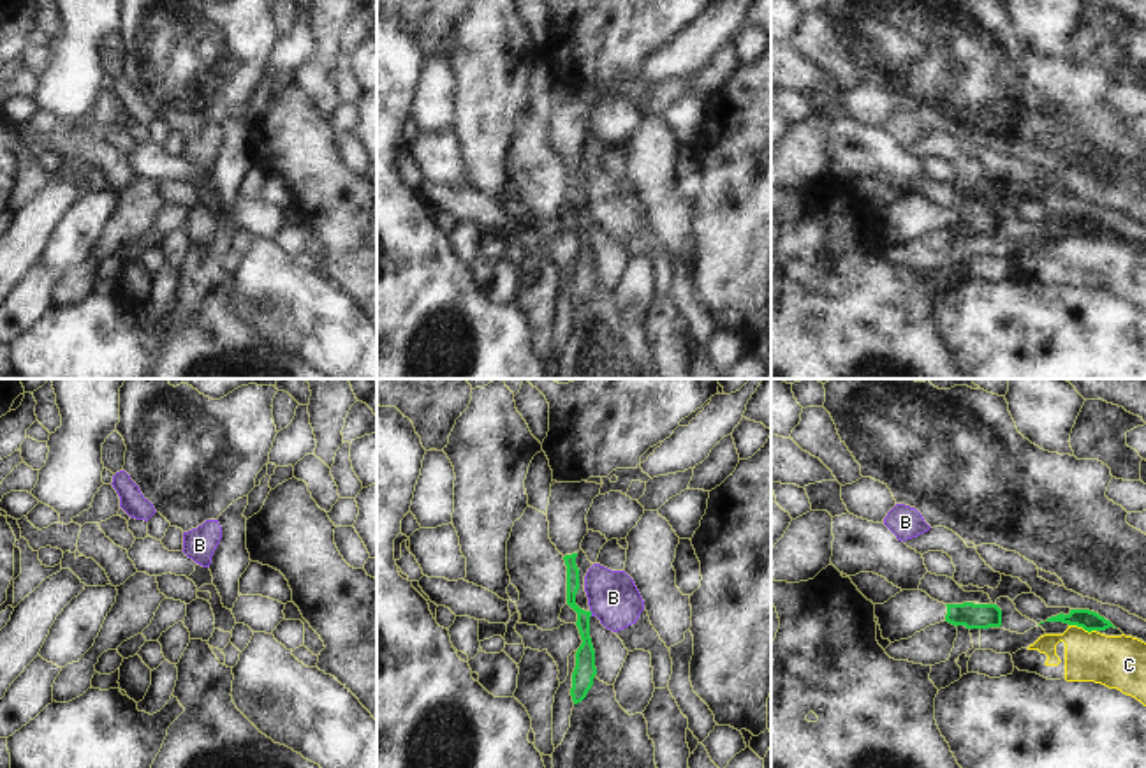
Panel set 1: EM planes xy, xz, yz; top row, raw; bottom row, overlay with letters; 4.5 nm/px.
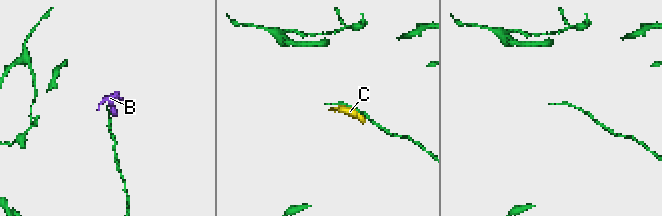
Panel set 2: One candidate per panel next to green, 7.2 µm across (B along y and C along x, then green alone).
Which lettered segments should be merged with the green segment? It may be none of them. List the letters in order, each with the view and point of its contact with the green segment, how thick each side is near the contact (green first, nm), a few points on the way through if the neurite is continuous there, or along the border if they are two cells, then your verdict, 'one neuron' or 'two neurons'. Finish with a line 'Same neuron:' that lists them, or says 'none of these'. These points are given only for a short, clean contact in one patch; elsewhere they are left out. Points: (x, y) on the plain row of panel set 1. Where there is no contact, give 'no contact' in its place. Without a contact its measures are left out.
B: contact xz (590, 219); calibres 100 and 240 nm; border xz (590, 215), (592, 221); two neurons
C: contact yz (1083, 233); calibres 90 and 240 nm; two neurons
Same neuron: none of these

